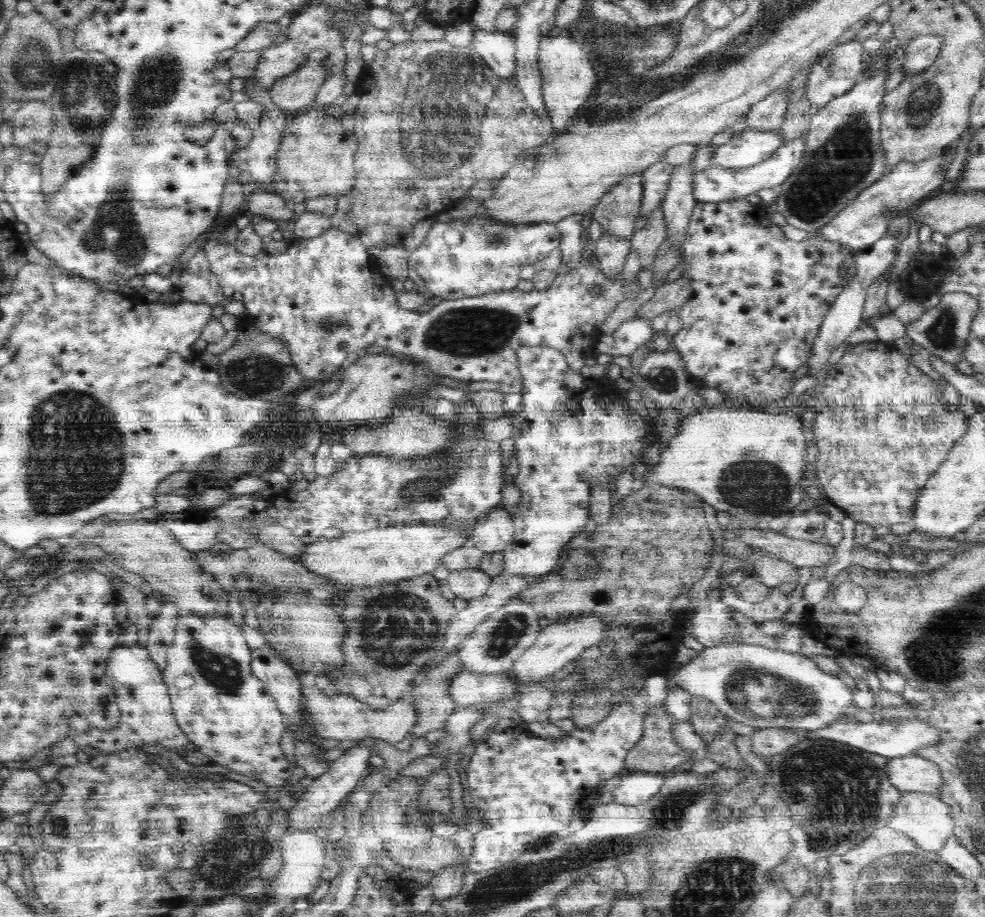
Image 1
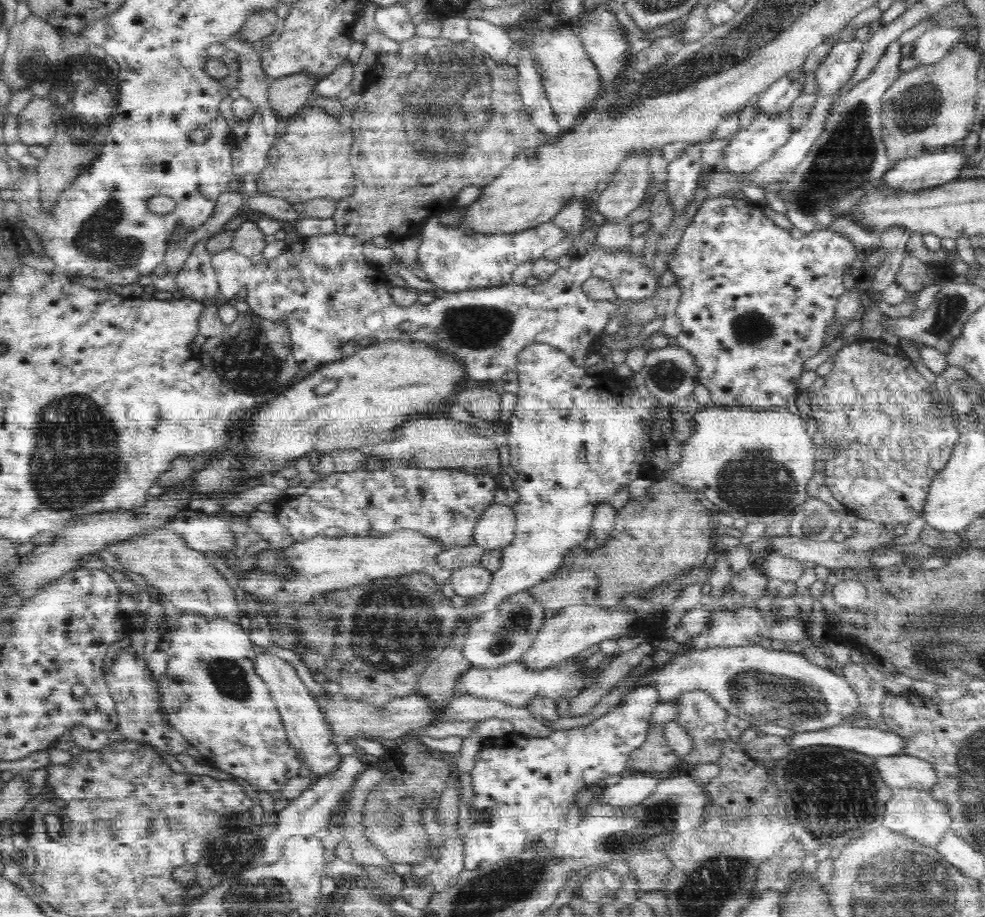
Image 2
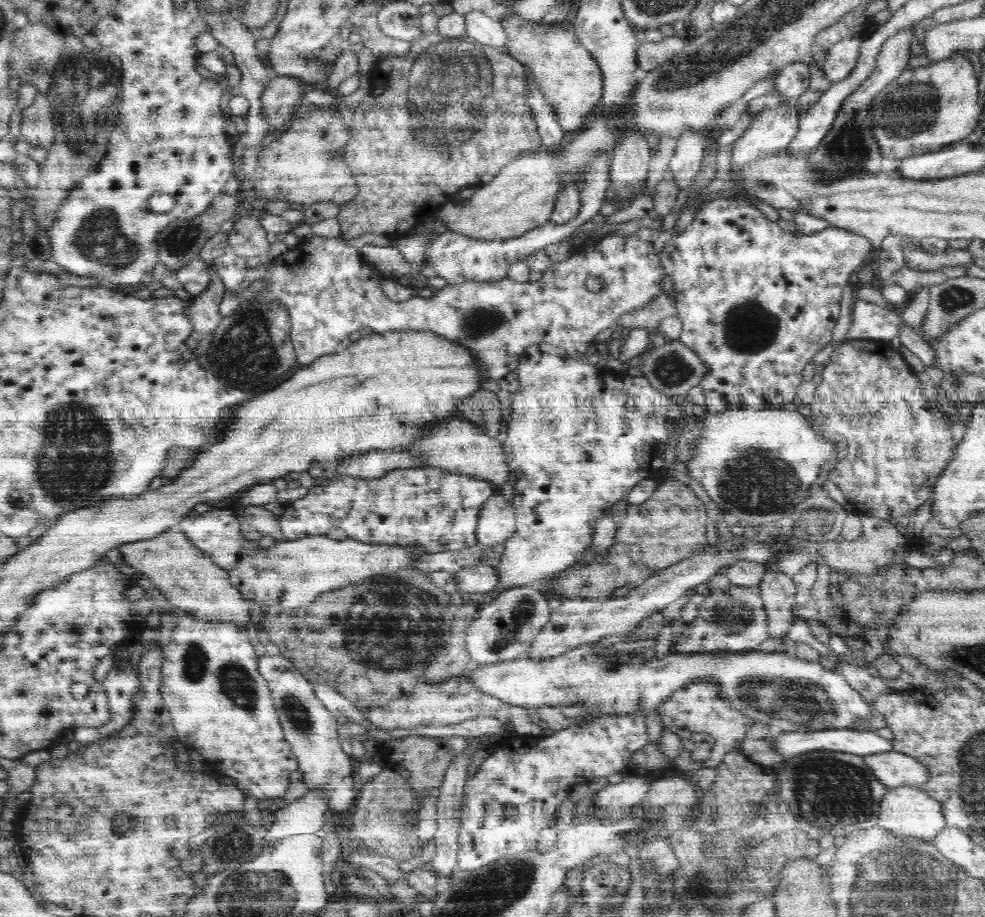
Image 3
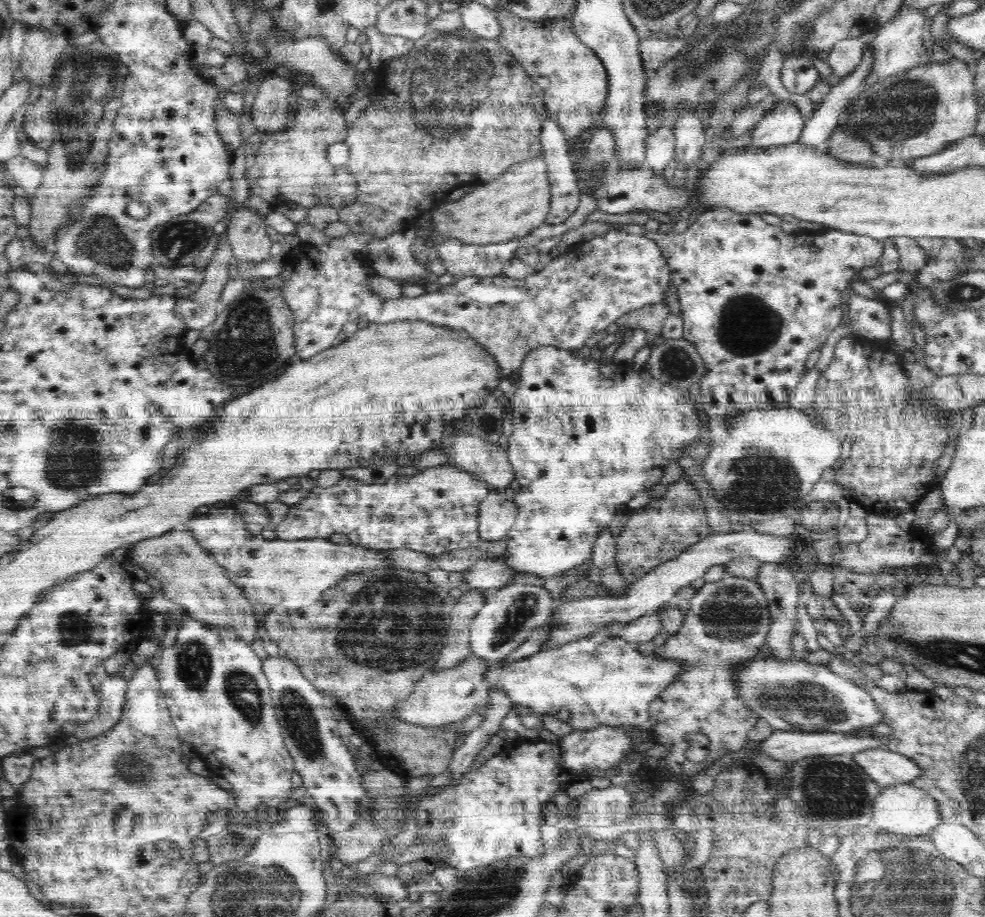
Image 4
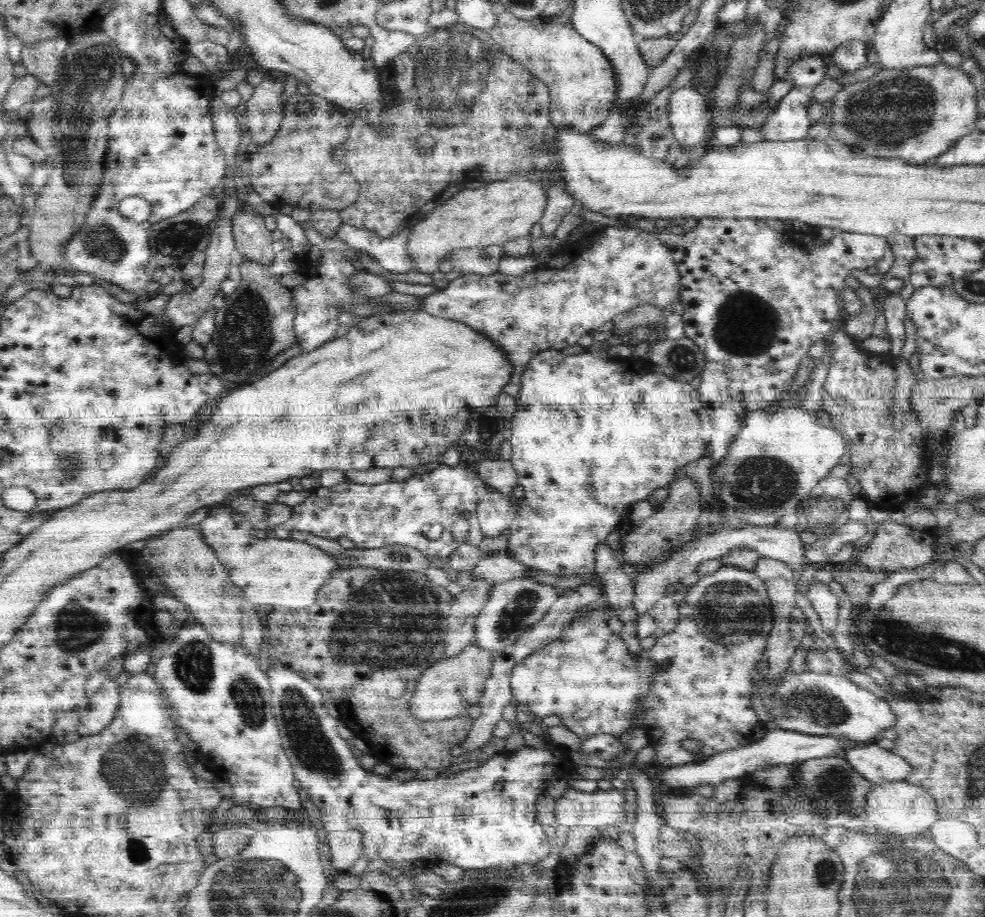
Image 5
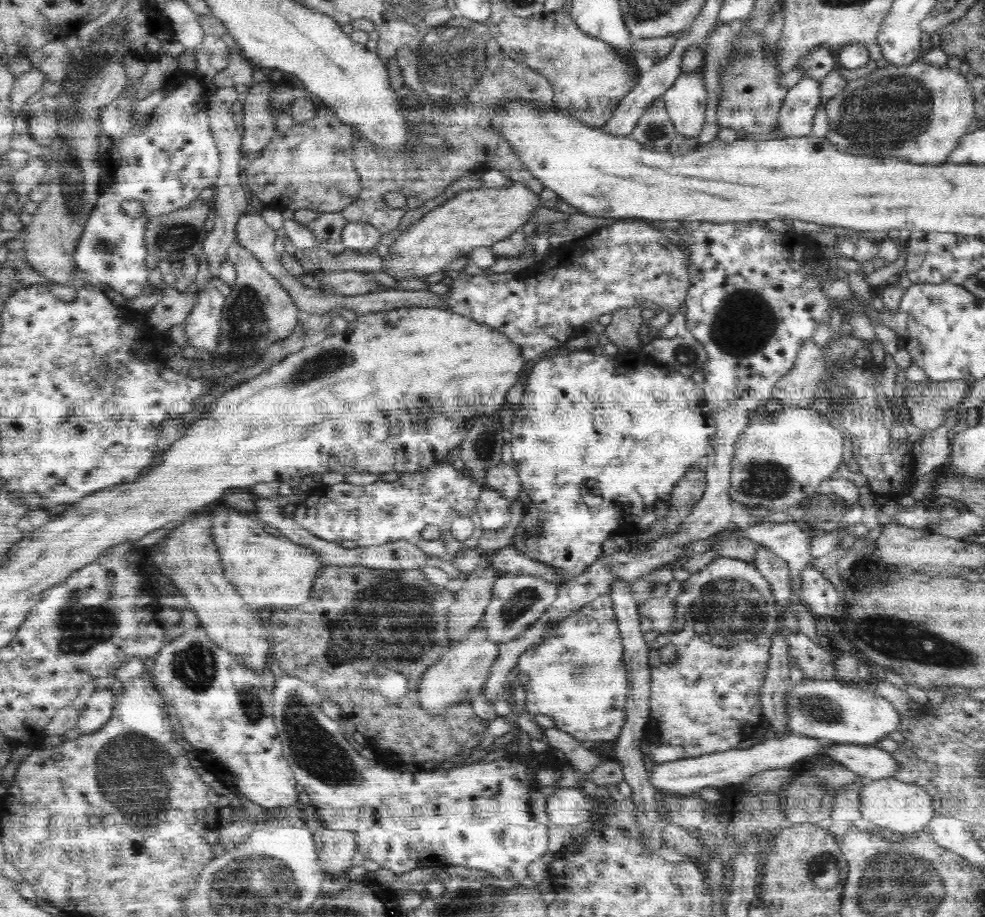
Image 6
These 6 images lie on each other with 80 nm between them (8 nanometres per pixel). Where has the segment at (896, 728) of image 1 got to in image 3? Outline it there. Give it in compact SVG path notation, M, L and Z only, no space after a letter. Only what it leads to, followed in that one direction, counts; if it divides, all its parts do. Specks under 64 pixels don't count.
M859 726L838 730L780 732L772 741L774 749L786 759L808 750L838 750L858 756L892 751L891 740Z

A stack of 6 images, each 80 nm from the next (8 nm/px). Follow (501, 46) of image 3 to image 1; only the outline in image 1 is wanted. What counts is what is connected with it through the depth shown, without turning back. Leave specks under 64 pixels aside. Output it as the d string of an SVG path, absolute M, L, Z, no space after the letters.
M474 30L472 47L500 78L516 75L515 40L511 33Z

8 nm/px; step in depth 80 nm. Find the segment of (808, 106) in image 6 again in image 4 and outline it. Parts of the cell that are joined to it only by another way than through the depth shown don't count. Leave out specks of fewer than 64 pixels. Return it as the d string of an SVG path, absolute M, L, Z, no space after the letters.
M789 100L776 102L776 104L764 113L764 116L757 122L754 128L751 128L750 143L747 147L740 147L740 150L750 148L769 149L770 146L784 146L797 142L801 135L805 120L798 111L798 107Z

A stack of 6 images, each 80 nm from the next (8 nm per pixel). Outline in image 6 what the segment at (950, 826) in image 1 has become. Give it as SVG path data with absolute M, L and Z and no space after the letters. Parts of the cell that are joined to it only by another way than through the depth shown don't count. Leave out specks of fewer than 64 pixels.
M880 778L869 780L860 790L860 810L862 818L874 822L876 826L888 828L900 834L915 834L922 832L928 822L934 818L933 801L927 791L920 786L899 782L895 778Z

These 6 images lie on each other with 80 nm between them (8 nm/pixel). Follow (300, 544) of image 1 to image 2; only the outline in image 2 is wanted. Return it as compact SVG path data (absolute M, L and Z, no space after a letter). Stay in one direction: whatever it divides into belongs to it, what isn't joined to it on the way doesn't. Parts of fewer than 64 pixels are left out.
M256 509L246 515L246 522L250 528L260 534L273 550L286 550L294 544L295 540L278 522L274 513L257 511Z

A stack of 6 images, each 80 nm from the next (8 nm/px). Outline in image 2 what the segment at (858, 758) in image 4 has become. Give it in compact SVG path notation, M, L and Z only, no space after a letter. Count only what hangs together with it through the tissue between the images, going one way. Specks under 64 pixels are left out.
M906 753L872 757L886 785L892 790L928 791L935 786L937 776L932 764Z

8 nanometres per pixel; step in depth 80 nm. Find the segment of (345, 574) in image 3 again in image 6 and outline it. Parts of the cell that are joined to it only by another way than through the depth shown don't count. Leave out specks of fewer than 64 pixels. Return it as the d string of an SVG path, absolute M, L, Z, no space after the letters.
M216 508L211 513L211 537L219 552L225 577L236 587L248 607L254 610L274 607L275 609L290 608L306 604L310 600L310 592L318 570L326 566L321 555L309 547L305 547L283 536L276 537L266 533L261 523L254 520L253 515L228 508Z

